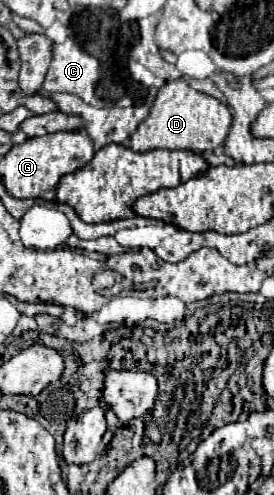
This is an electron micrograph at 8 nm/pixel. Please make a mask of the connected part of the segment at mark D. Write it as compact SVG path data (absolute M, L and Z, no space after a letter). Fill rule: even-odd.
M184 80L166 82L150 108L148 118L130 136L130 148L134 152L148 152L156 148L166 150L194 150L210 152L224 144L232 126L232 114L218 98L190 88Z

